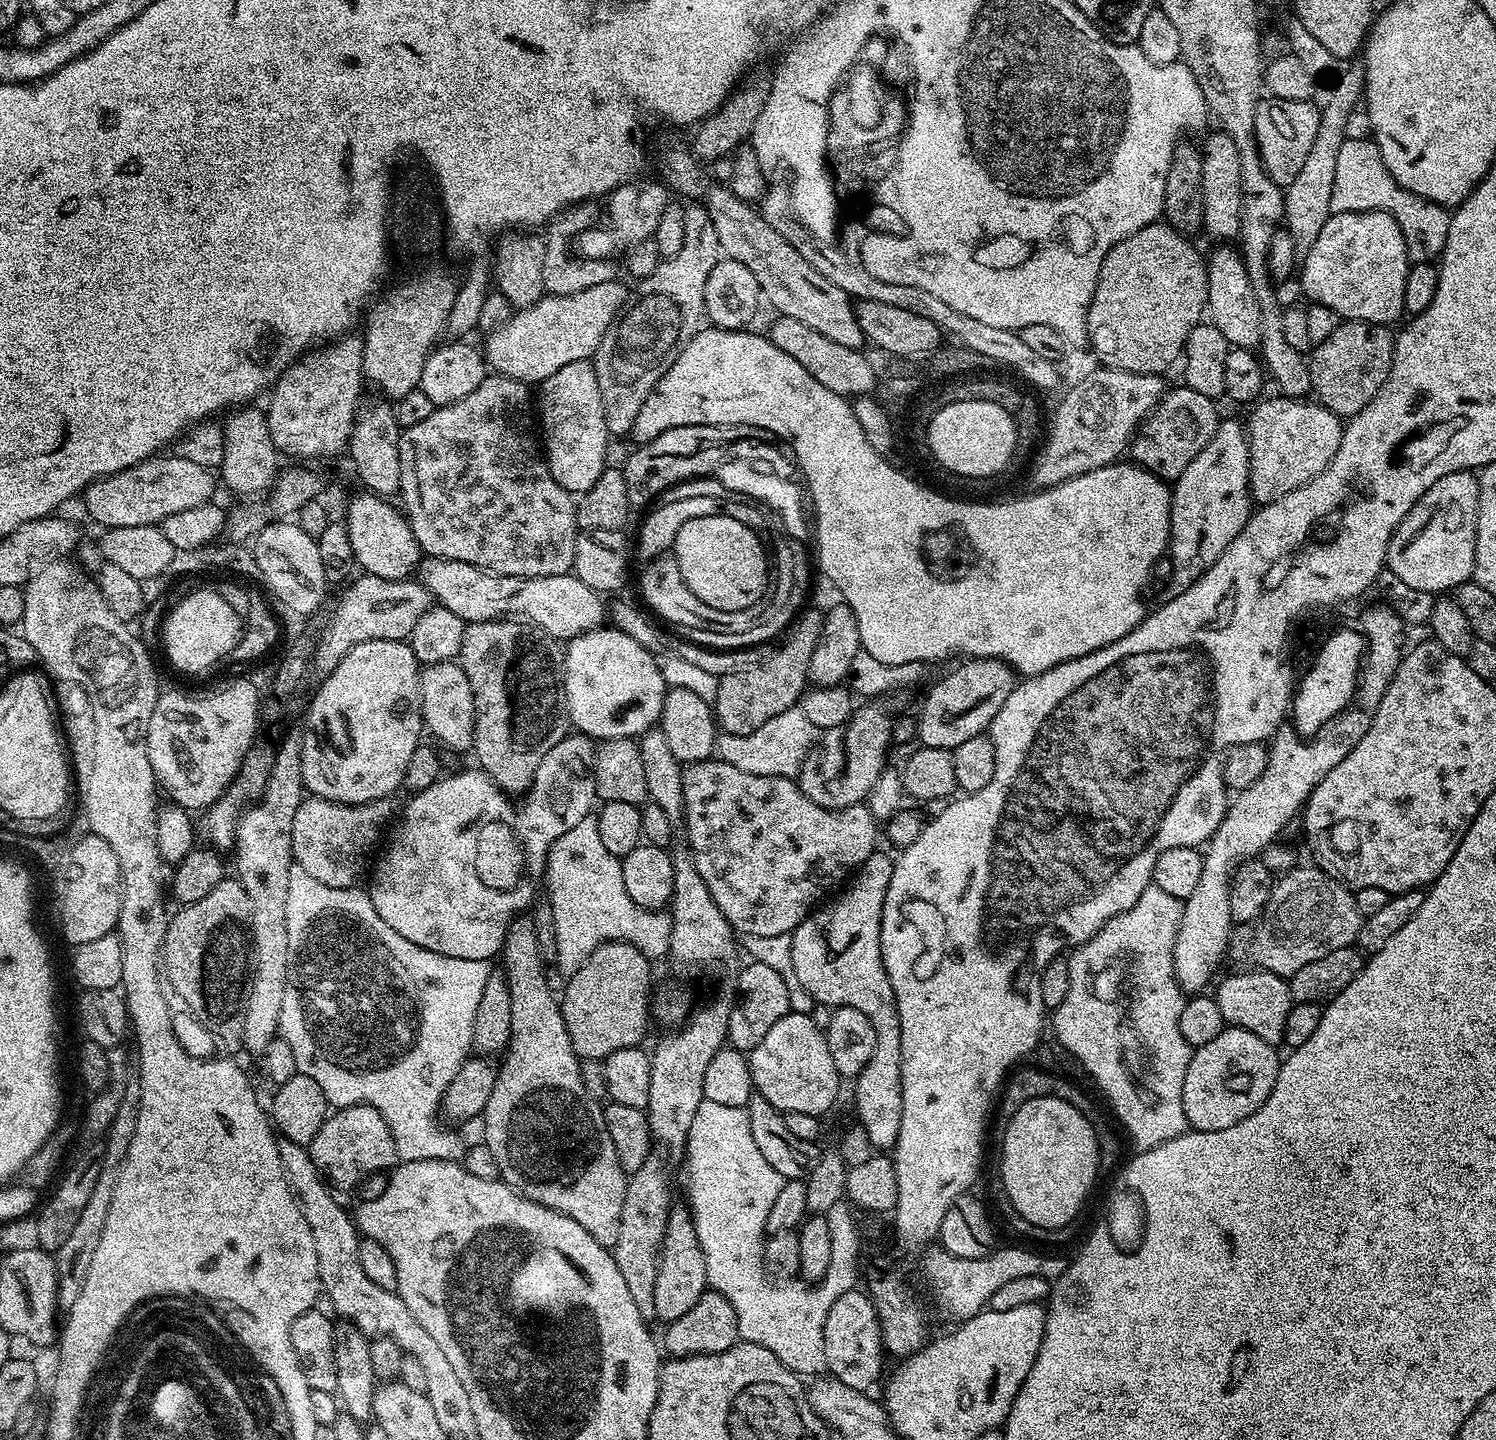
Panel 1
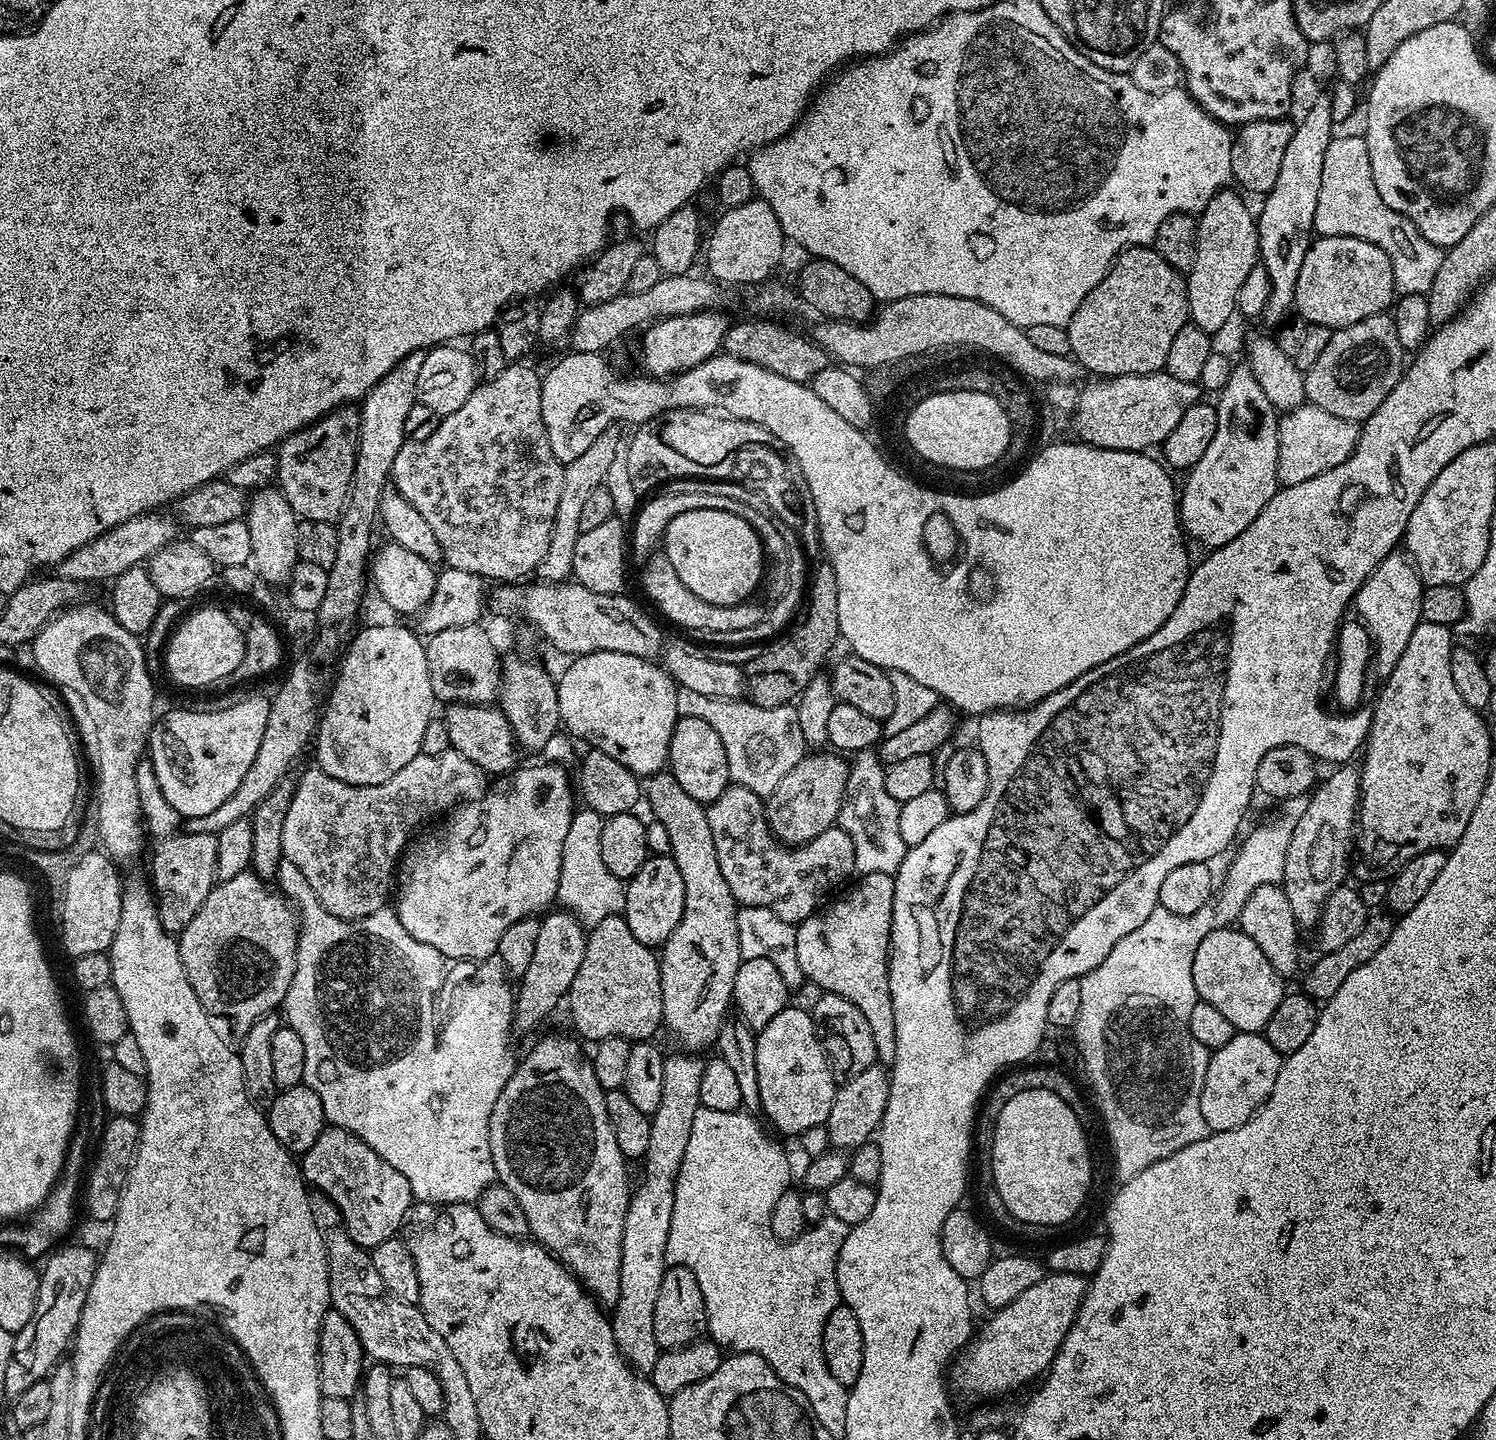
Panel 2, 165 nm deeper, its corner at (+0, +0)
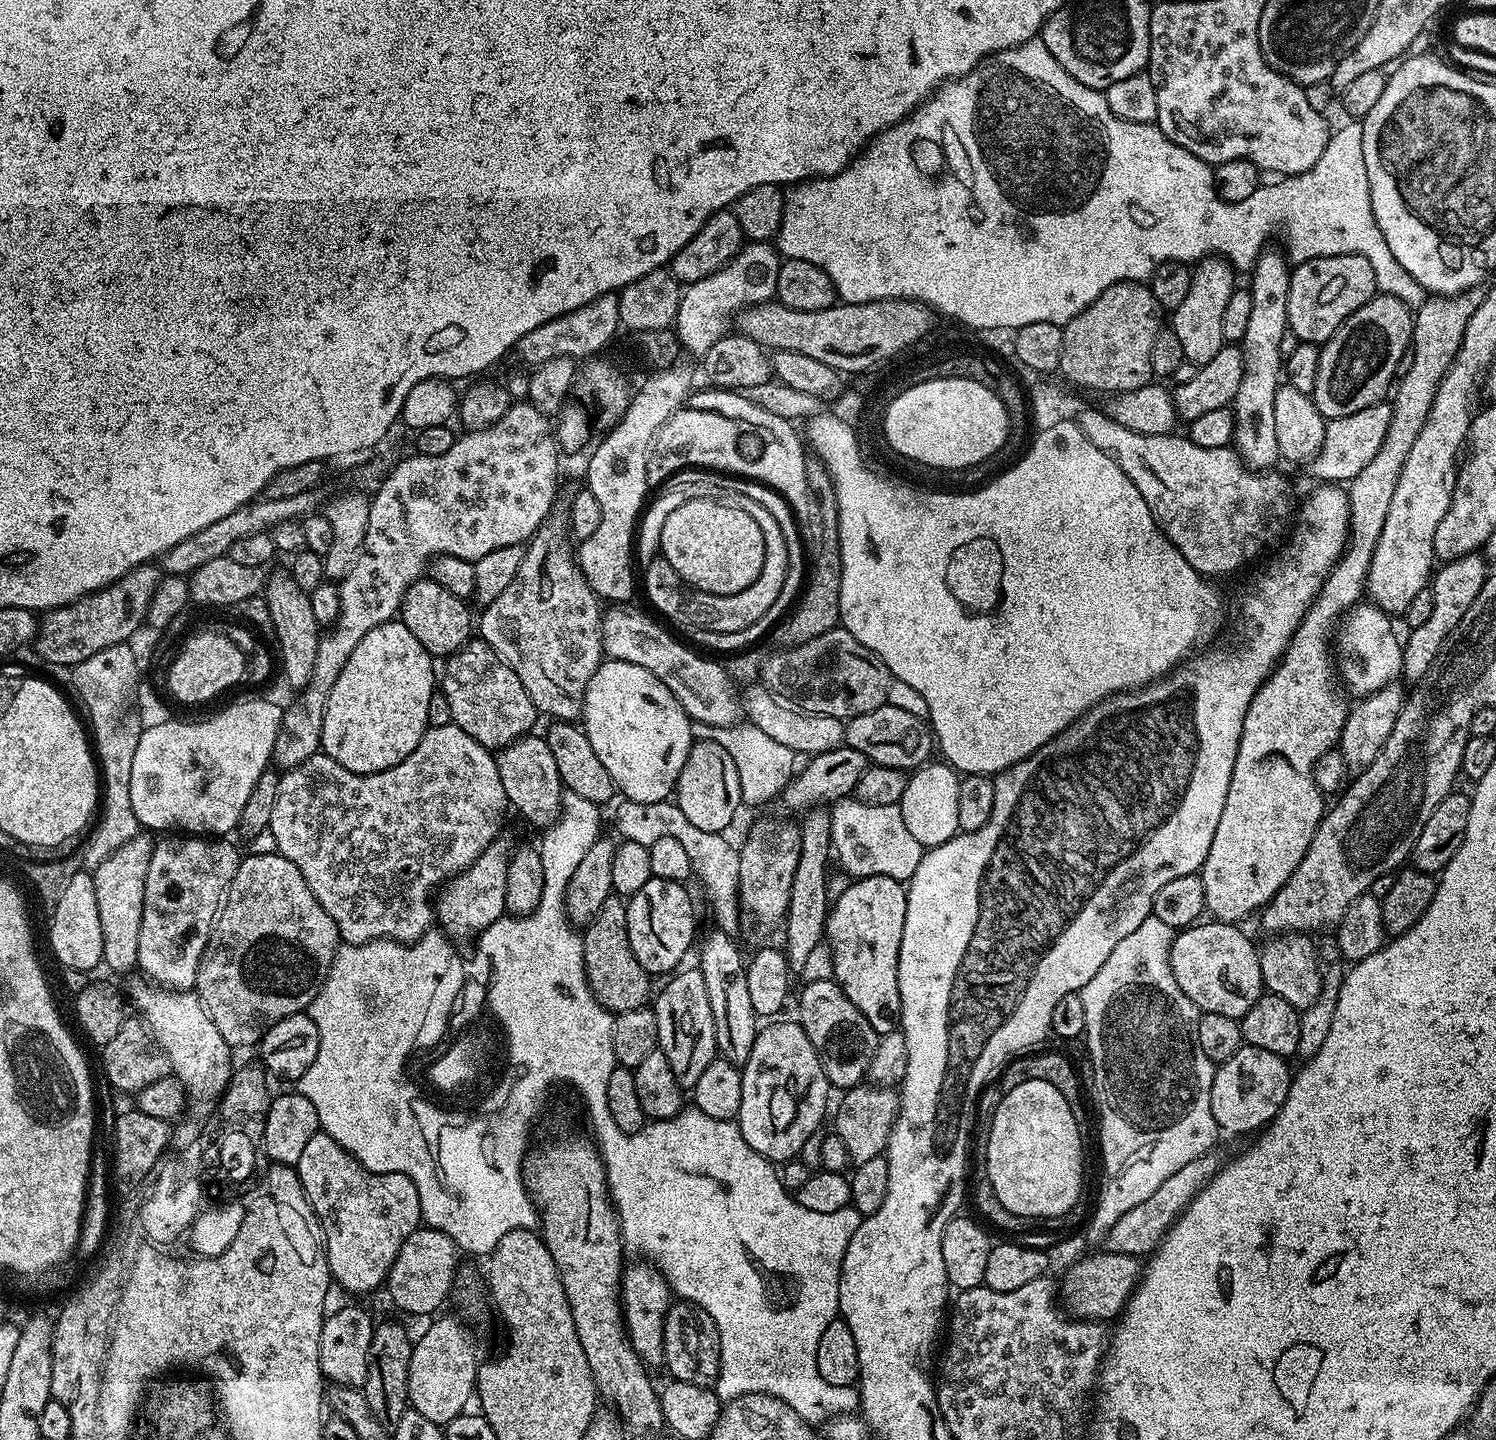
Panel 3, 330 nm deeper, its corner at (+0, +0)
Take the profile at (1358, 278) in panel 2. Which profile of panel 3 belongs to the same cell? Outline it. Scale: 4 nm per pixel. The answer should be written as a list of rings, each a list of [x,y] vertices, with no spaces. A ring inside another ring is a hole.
[[[1354,252],[1301,260],[1292,268],[1290,298],[1286,298],[1288,331],[1305,344],[1323,345],[1338,331],[1342,322],[1354,314],[1354,310],[1361,308],[1377,292],[1374,266]]]

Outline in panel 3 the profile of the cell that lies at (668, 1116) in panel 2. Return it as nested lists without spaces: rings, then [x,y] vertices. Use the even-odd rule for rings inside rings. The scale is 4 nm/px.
[[[694,966],[689,972],[684,971],[677,971],[671,977],[673,980],[657,996],[655,993],[654,1013],[658,1051],[666,1054],[666,1062],[670,1062],[670,1070],[674,1072],[678,1086],[682,1090],[691,1090],[706,1070],[706,1066],[710,1066],[710,1062],[717,1059],[718,1053],[714,1014],[710,1014],[710,998],[706,998],[704,975]]]

